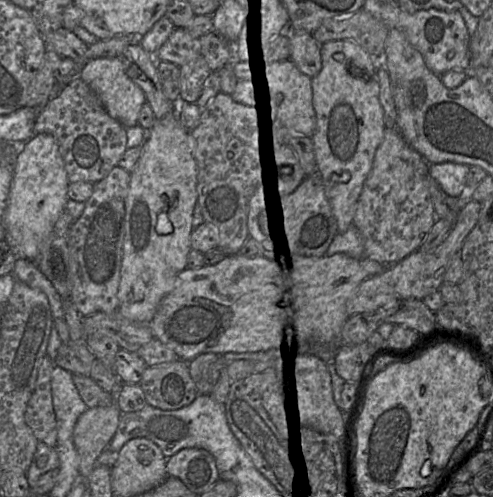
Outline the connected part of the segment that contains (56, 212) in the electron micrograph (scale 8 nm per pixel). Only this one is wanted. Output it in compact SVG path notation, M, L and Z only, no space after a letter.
M46 133L36 134L24 144L17 145L13 178L3 214L4 240L17 258L35 260L39 253L41 242L50 235L57 219L66 210L66 204L69 200L67 196L68 185L69 181L63 158L52 135Z

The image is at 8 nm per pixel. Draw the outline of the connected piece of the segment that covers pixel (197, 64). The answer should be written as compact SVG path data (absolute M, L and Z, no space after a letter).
M203 57L192 58L179 67L179 98L185 103L195 103L208 69Z

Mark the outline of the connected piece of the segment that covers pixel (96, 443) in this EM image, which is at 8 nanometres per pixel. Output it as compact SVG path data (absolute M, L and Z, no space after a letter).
M116 403L105 407L87 408L74 427L73 441L79 456L80 476L88 477L97 458L108 447L120 418Z

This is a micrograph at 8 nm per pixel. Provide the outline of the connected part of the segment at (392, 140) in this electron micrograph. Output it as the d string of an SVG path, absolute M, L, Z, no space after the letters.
M397 127L385 130L384 139L376 151L372 169L357 201L353 221L363 236L365 257L391 266L419 249L437 220L428 188L429 166L423 156L406 142Z

